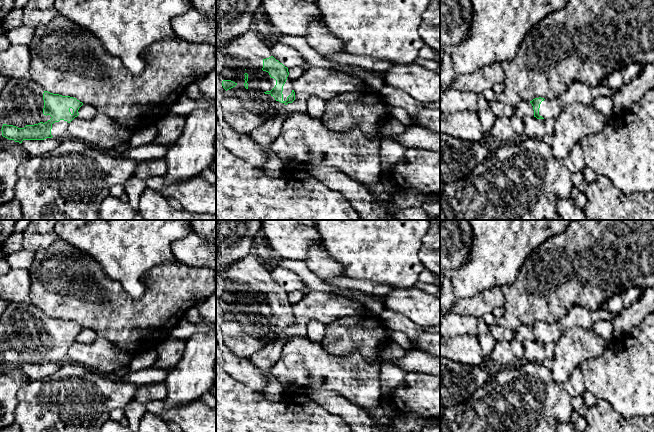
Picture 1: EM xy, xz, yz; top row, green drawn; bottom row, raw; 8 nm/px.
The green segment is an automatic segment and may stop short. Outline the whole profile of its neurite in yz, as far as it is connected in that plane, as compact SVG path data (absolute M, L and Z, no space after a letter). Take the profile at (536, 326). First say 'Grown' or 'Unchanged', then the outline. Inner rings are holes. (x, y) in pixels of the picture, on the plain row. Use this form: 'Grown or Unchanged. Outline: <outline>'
Grown. Outline: M575 306L559 322L549 324L539 321L530 325L530 327L533 330L534 341L537 343L556 343L569 327L592 329L597 321L609 320L613 322L616 316L616 313L604 309L591 312L581 306Z

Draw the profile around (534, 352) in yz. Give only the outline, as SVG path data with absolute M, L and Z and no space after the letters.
M524 340L523 360L524 362L542 363L545 359L554 357L555 343L537 343L533 340Z

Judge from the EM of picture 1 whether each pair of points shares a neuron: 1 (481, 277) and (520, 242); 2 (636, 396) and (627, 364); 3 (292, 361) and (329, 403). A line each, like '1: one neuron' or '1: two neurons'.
1: one neuron
2: one neuron
3: two neurons

